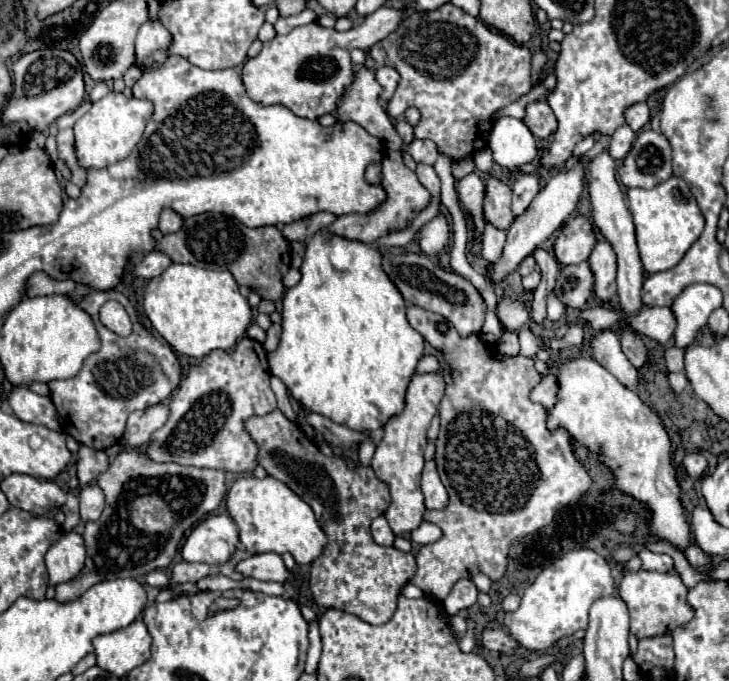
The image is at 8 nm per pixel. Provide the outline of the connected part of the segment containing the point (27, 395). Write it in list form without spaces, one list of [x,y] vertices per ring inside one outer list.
[[[14,387],[8,401],[10,401],[14,415],[20,421],[46,425],[48,429],[60,429],[58,411],[54,409],[54,403],[50,401],[50,397],[36,395],[28,387]]]

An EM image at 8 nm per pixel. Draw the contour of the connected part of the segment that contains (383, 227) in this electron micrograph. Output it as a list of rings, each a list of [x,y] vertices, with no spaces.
[[[388,151],[386,157],[382,159],[382,187],[388,193],[388,199],[372,213],[368,215],[340,215],[334,223],[330,223],[326,227],[328,235],[336,235],[336,237],[344,237],[350,241],[362,241],[362,243],[374,243],[378,237],[392,233],[392,231],[400,231],[406,229],[410,225],[410,221],[414,219],[416,213],[420,213],[428,203],[430,203],[430,193],[418,183],[416,173],[410,171],[404,163],[402,163],[402,151]]]

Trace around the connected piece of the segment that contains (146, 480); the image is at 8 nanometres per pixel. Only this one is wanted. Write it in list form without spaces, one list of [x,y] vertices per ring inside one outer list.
[[[122,449],[118,457],[110,463],[108,471],[98,477],[98,487],[106,495],[106,507],[98,521],[86,523],[84,529],[84,543],[86,543],[86,565],[80,571],[78,577],[74,577],[68,583],[60,583],[56,587],[56,599],[76,601],[90,585],[96,585],[100,581],[108,579],[120,579],[120,577],[142,577],[154,569],[164,569],[170,565],[170,561],[176,555],[178,543],[182,541],[184,533],[198,523],[206,513],[212,513],[226,493],[224,483],[224,471],[220,469],[198,469],[198,467],[184,467],[178,463],[154,463],[144,453],[136,453],[134,449]]]

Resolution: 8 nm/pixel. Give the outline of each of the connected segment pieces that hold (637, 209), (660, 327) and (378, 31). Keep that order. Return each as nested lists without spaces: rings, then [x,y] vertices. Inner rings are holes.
[[[670,177],[668,181],[648,191],[628,189],[628,207],[636,225],[640,259],[648,273],[672,269],[704,229],[704,215],[700,213],[696,199],[688,189],[686,181],[682,181],[680,177]]]
[[[642,307],[642,311],[630,317],[634,329],[662,345],[666,345],[676,329],[676,317],[668,307]]]
[[[380,7],[378,11],[374,11],[372,15],[364,17],[364,21],[356,27],[352,27],[350,31],[336,31],[334,27],[322,27],[318,21],[312,21],[310,25],[302,25],[292,29],[286,35],[276,35],[272,41],[266,41],[260,55],[254,59],[248,59],[244,69],[242,69],[242,81],[246,87],[246,93],[250,99],[262,103],[262,105],[274,105],[274,103],[282,103],[286,107],[290,107],[298,117],[306,117],[306,119],[318,119],[326,113],[334,113],[346,93],[346,89],[350,87],[350,83],[354,81],[354,69],[352,69],[352,61],[350,61],[350,51],[352,49],[362,49],[368,51],[374,43],[378,43],[380,39],[384,39],[388,33],[392,33],[398,23],[402,19],[402,11],[400,9],[390,9],[390,7]]]

